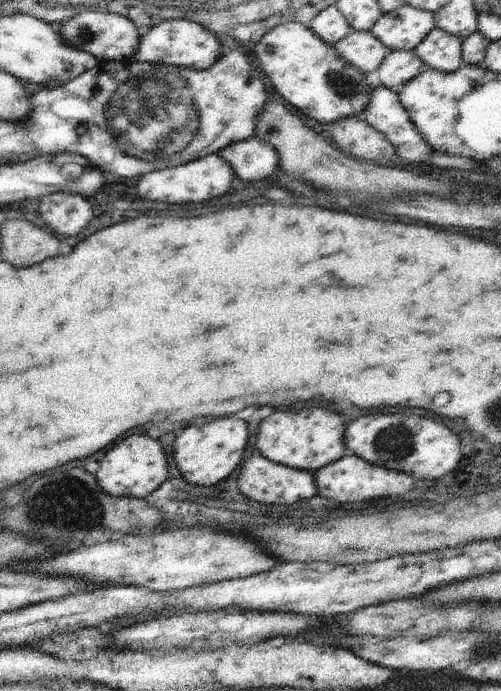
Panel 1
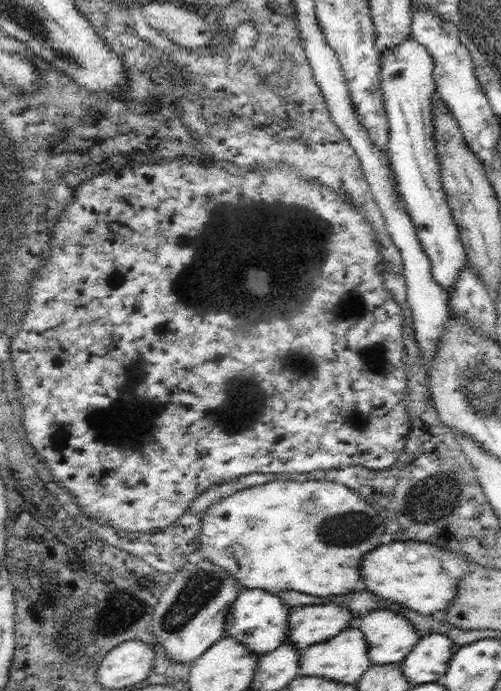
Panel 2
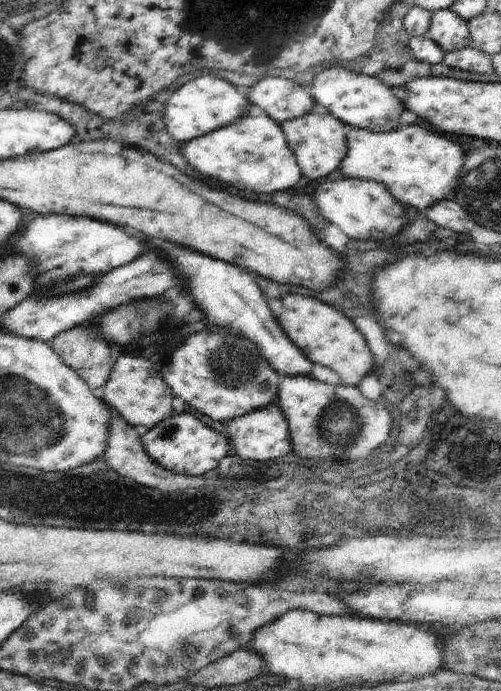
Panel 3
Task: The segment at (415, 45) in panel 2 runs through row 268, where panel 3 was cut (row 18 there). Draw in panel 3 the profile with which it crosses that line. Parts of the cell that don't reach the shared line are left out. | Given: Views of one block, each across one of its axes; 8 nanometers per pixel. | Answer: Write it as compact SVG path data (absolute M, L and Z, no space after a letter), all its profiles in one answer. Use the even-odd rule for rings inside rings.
M452 10L433 11L430 30L425 37L439 44L445 53L471 46L468 23Z

